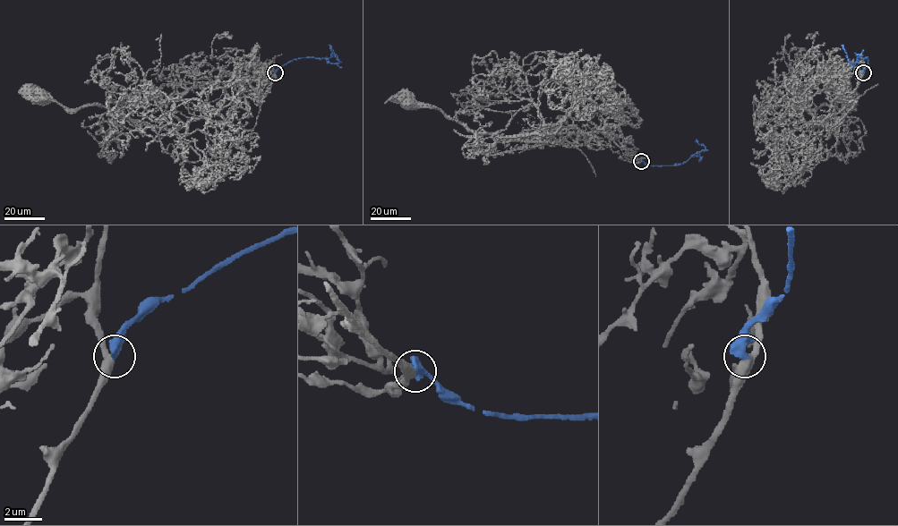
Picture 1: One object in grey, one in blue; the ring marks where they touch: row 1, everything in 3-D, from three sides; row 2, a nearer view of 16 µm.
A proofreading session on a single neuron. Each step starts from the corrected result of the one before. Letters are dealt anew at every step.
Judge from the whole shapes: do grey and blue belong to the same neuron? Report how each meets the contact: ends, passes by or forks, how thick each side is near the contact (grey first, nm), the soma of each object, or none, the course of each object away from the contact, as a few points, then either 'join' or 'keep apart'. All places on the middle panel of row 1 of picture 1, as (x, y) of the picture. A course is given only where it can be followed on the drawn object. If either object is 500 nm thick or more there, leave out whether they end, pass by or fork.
420/500 nm | grey (407, 100) | blue none | grey via (641, 161), (577, 111), (531, 132), (500, 136), (467, 130), (438, 109), (408, 99) | blue via (641, 161), (654, 165), (685, 163), (705, 148), (697, 139) | join

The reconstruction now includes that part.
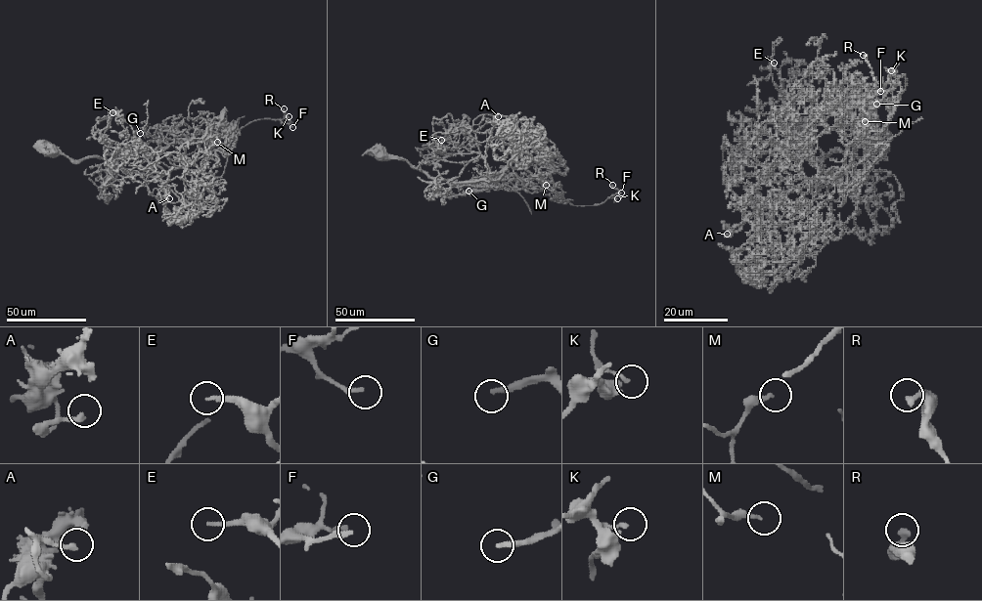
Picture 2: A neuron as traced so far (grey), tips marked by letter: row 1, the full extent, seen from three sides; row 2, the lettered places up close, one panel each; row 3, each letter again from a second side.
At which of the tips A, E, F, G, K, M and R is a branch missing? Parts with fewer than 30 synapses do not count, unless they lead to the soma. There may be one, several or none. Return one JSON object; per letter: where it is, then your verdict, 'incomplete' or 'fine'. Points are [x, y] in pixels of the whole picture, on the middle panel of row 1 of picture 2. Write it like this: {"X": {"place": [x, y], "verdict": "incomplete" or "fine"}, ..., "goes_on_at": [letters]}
{"A": {"place": [498, 116], "verdict": "incomplete"}, "E": {"place": [441, 140], "verdict": "incomplete"}, "F": {"place": [621, 193], "verdict": "fine"}, "G": {"place": [468, 191], "verdict": "incomplete"}, "K": {"place": [617, 198], "verdict": "fine"}, "M": {"place": [546, 185], "verdict": "incomplete"}, "R": {"place": [612, 185], "verdict": "fine"}, "goes_on_at": ["A", "E", "G", "M"]}

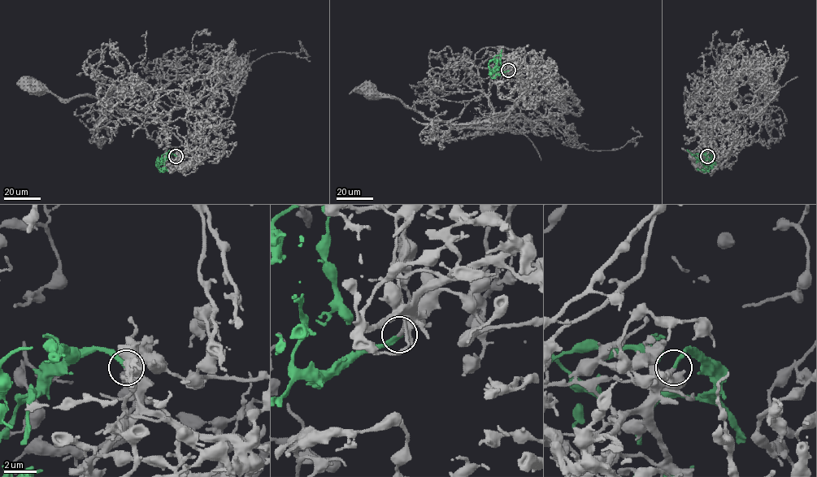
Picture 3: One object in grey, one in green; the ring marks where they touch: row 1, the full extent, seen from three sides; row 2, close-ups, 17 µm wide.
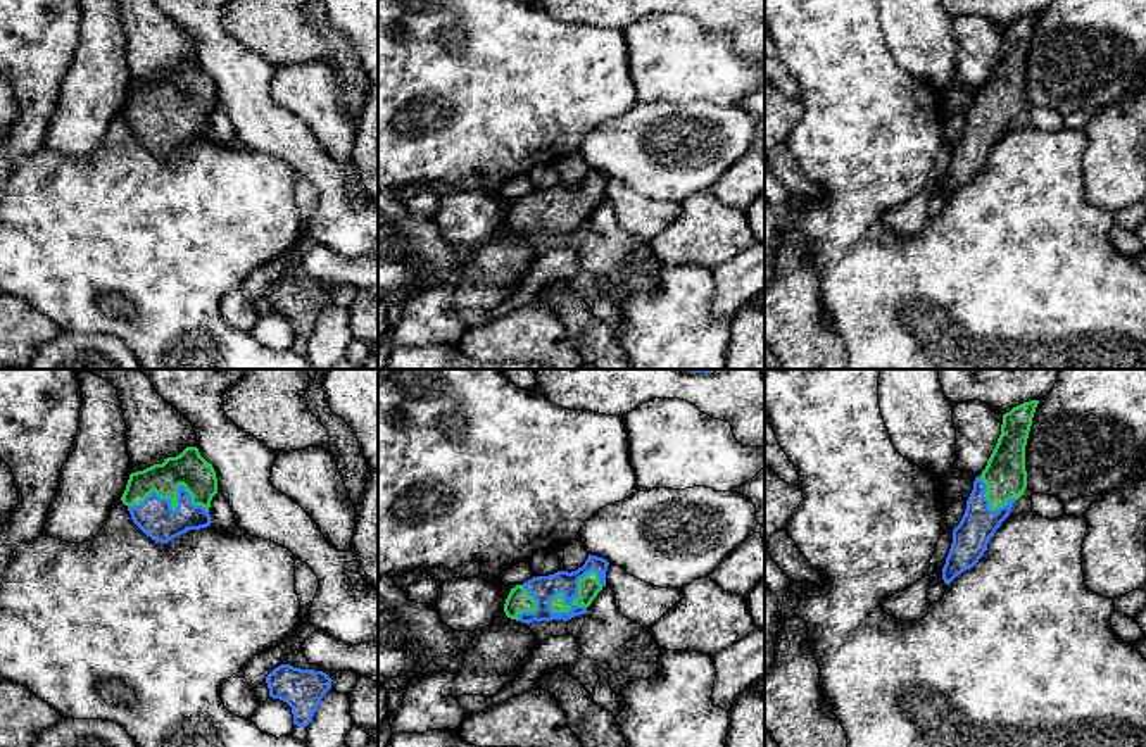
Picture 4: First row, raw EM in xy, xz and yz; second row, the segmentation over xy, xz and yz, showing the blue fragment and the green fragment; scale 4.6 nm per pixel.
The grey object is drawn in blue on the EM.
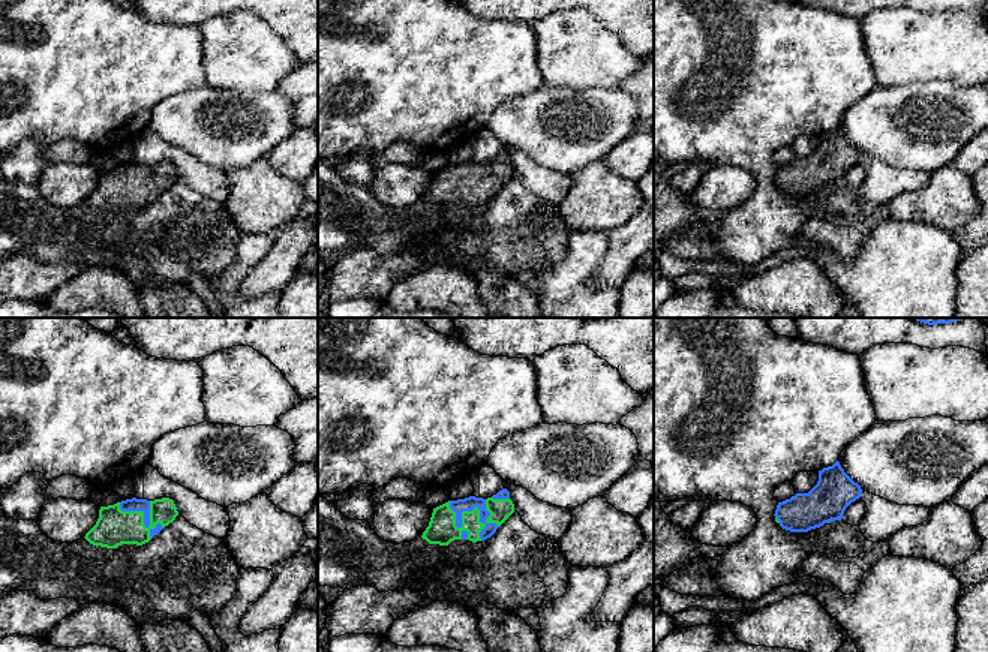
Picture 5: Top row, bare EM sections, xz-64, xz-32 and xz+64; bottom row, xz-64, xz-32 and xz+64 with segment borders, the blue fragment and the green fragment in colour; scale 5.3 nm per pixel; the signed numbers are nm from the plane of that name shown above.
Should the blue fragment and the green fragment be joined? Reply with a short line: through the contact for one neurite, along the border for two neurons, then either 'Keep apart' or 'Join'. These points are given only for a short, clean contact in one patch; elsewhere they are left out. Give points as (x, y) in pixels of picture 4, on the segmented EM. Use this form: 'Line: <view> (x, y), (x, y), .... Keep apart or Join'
Line: xz (542, 589), (546, 592), (577, 594), (589, 585). Join

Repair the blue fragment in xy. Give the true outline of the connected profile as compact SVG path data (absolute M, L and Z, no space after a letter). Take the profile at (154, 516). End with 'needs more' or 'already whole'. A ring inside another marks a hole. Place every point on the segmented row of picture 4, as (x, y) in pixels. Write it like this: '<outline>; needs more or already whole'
M197 447L129 474L121 497L133 523L152 540L167 543L190 531L211 526L211 500L217 478Z; needs more

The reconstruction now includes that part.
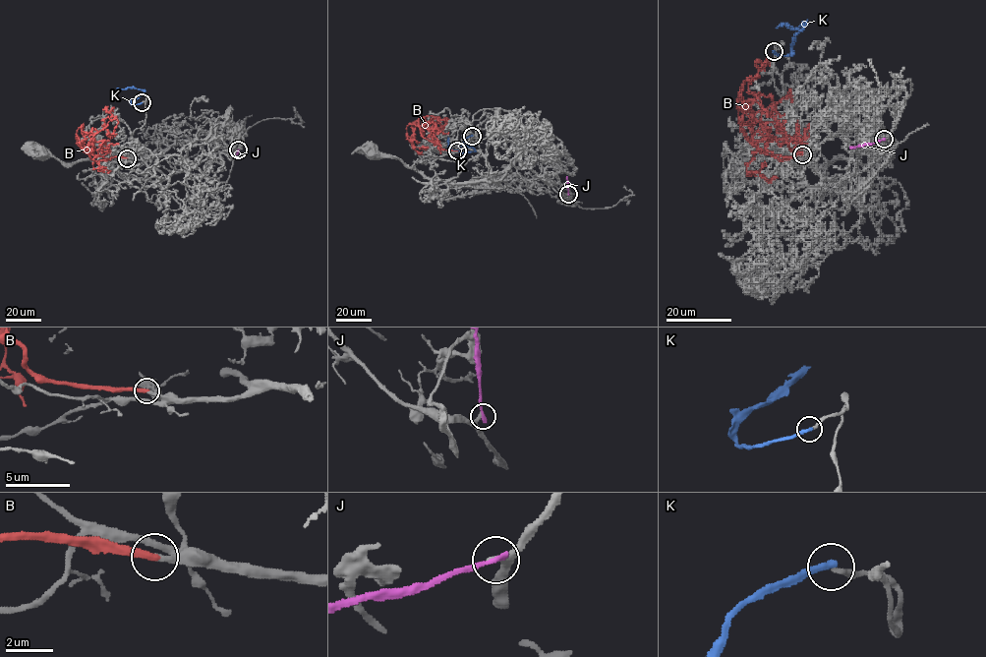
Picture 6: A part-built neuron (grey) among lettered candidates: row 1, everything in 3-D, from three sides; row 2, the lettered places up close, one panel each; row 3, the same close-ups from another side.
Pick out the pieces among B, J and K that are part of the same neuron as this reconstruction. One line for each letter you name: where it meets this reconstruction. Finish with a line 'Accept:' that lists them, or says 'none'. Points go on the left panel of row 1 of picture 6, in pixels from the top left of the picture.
B: meets grey at (127, 158)
Accept: B

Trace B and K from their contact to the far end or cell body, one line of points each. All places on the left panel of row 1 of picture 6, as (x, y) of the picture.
B: (127, 158), (111, 156), (94, 160), (90, 157), (90, 140), (115, 117), (106, 117), (103, 127), (112, 138)
K: (142, 103), (132, 104), (144, 90), (134, 88), (118, 90)

